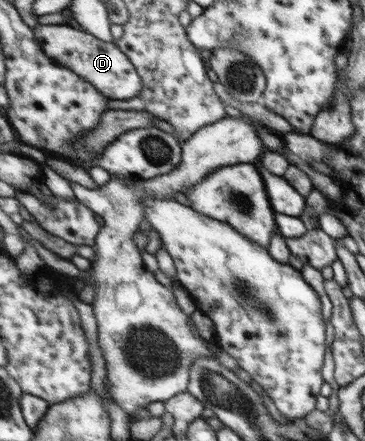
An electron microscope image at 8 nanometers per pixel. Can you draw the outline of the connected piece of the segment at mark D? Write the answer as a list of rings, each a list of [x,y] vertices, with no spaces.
[[[37,25],[33,29],[36,39],[43,44],[44,54],[62,67],[76,72],[82,79],[92,83],[110,99],[124,100],[138,97],[143,88],[140,76],[127,56],[113,43],[104,42],[82,29],[66,25]]]

